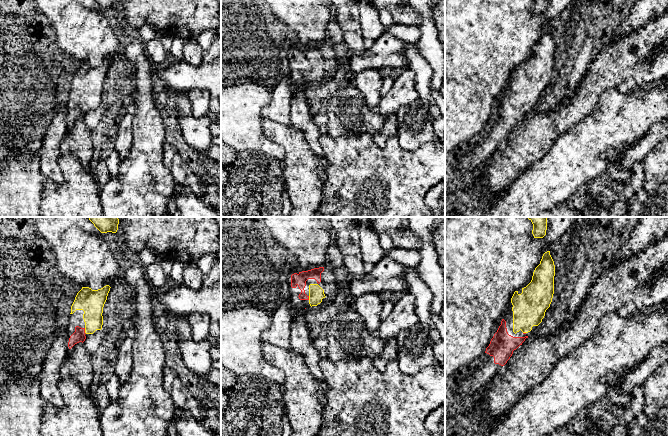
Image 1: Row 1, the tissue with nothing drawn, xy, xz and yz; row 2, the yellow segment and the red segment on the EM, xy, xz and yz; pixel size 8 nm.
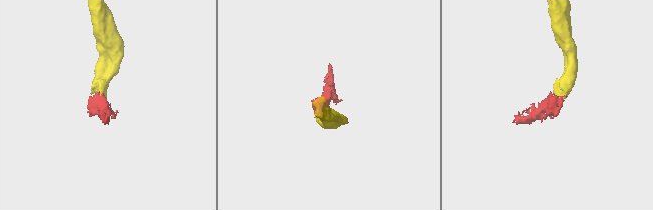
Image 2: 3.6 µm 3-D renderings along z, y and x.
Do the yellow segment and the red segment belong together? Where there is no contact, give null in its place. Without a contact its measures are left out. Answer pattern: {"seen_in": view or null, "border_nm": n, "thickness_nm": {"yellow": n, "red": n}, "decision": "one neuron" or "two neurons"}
{"seen_in": "xy", "border_nm": 50, "thickness_nm": {"yellow": 190, "red": 100}, "decision": "one neuron"}

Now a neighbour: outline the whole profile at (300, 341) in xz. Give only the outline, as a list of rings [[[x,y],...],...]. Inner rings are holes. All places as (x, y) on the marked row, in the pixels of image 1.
[[[304,315],[296,316],[291,325],[290,349],[303,357],[305,364],[315,377],[323,379],[323,373],[319,366],[320,355],[314,347],[310,337],[310,328],[306,324]]]

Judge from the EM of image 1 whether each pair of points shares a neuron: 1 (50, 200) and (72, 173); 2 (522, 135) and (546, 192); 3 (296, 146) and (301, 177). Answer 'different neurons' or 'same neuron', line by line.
1: same neuron
2: different neurons
3: same neuron

